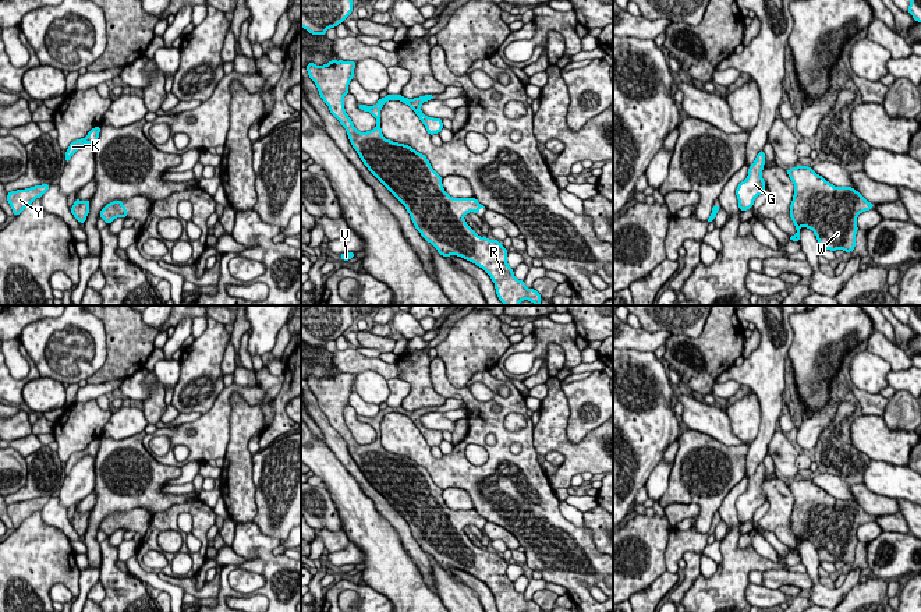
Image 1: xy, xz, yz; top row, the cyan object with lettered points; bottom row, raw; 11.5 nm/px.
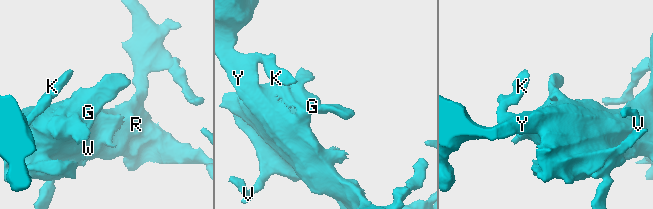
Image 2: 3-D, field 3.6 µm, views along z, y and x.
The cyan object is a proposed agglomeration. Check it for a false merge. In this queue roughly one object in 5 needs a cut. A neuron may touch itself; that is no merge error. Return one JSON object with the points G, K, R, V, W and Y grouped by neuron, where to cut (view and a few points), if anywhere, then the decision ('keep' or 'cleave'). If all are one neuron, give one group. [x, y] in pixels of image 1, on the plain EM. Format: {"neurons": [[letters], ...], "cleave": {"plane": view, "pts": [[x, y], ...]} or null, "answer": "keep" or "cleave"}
{"neurons": [["G", "K", "R", "V", "W", "Y"]], "cleave": null, "answer": "keep"}

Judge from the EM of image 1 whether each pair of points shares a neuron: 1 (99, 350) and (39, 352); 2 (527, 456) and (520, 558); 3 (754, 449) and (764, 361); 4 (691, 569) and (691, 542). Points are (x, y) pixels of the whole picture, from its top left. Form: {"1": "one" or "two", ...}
{"1": "one", "2": "two", "3": "one", "4": "two"}

